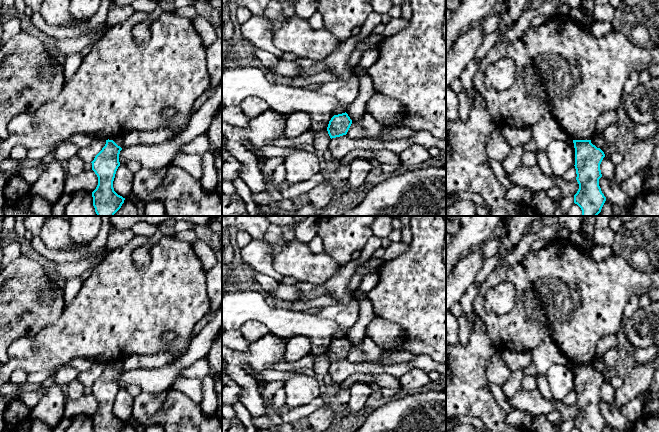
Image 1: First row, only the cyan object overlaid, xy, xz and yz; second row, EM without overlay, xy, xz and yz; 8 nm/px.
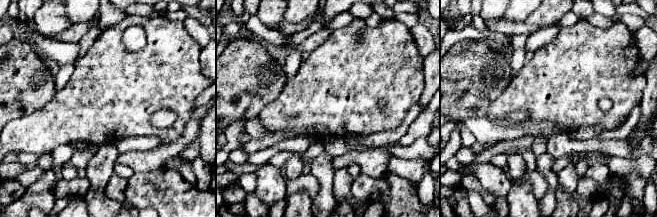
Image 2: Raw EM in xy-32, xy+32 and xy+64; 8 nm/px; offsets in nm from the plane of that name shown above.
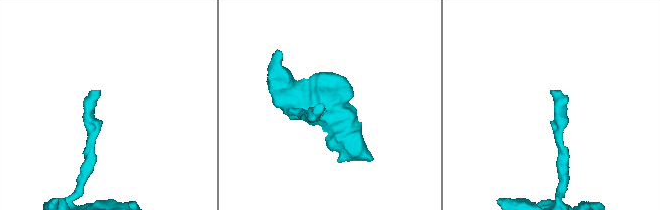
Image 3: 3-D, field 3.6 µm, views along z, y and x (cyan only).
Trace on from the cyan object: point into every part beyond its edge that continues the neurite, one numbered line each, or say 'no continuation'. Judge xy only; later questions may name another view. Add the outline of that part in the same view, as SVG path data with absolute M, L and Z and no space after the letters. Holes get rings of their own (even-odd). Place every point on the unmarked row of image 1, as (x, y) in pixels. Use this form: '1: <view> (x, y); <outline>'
no continuation

